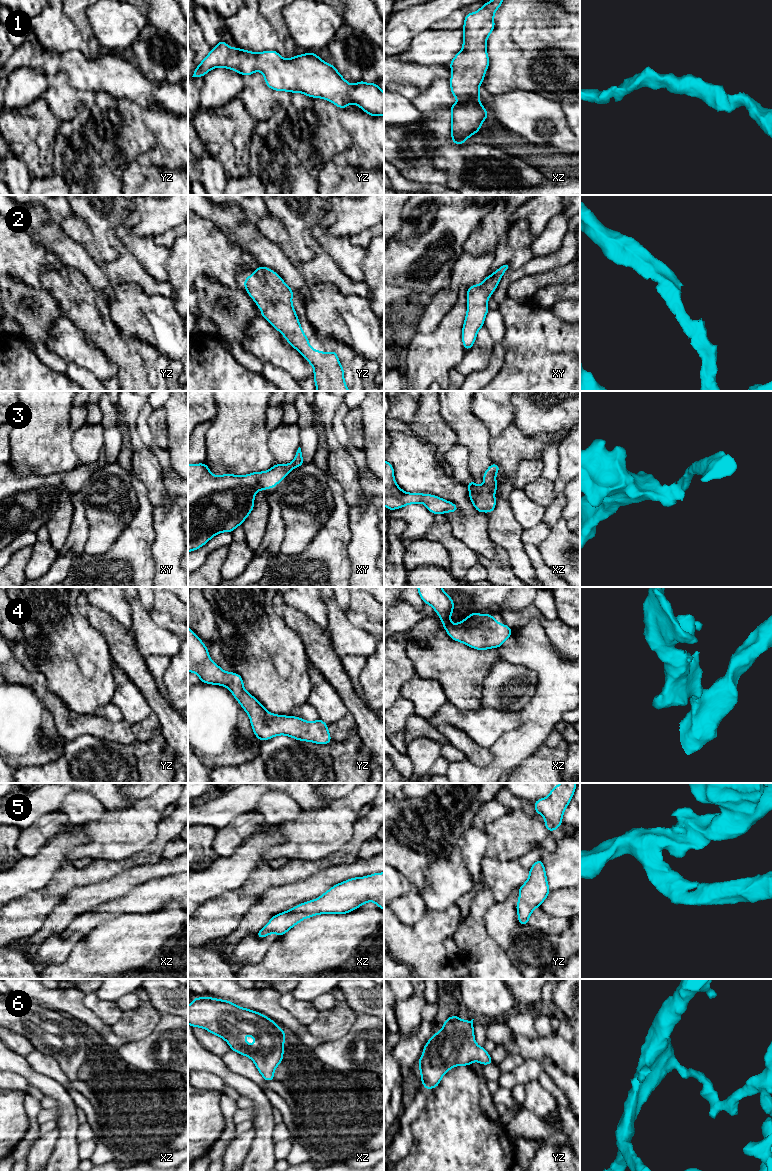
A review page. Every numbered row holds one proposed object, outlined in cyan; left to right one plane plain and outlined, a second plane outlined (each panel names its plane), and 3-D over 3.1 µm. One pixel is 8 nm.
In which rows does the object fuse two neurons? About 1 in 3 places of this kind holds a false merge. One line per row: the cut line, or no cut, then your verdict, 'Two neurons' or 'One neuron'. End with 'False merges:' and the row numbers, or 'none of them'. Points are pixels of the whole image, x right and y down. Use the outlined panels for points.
1: No split. One neuron
2: No split. One neuron
3: No split. One neuron
4: No split. One neuron
5: No split. One neuron
6: No split. One neuron
False merges: none of them

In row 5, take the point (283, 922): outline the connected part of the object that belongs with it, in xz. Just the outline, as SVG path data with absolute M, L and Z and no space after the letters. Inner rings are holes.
M384 872L350 878L336 884L319 898L273 916L255 935L258 938L265 938L275 933L282 937L305 918L317 914L346 914L368 901L376 903L381 910L384 910Z

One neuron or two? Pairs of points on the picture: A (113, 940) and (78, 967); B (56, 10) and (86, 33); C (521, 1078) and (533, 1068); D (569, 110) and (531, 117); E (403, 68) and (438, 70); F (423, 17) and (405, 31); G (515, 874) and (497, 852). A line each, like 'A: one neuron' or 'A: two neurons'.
A: one neuron
B: two neurons
C: one neuron
D: two neurons
E: one neuron
F: one neuron
G: two neurons

